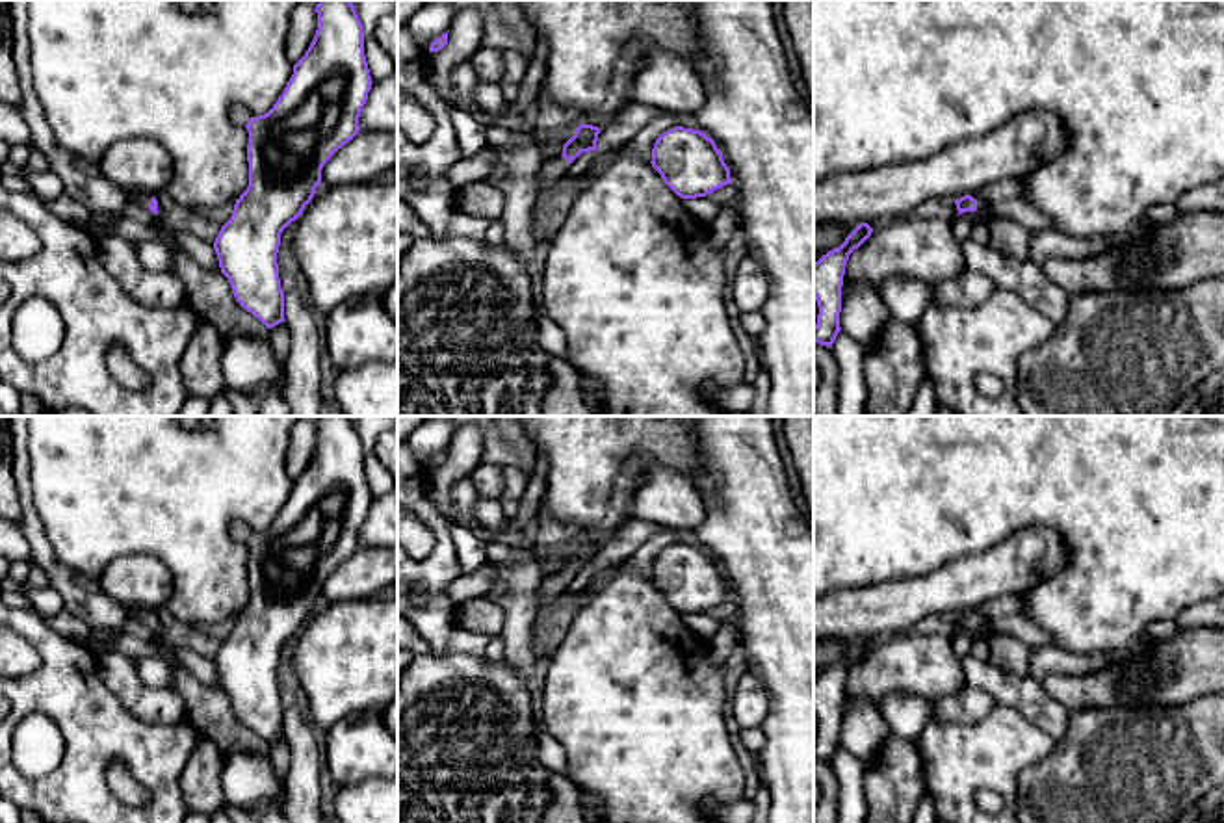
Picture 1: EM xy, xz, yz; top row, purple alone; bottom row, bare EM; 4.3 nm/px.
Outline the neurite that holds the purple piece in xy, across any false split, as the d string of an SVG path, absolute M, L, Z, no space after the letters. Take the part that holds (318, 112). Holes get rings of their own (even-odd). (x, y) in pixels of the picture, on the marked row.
M319 0L316 13L316 35L293 65L282 95L267 113L251 117L245 124L249 186L214 242L221 273L236 301L267 329L286 321L277 264L280 234L312 201L329 158L358 134L358 117L373 84L355 6L349 0Z

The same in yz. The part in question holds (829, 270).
M867 223L856 225L840 247L828 251L814 264L814 297L819 307L814 340L830 349L841 331L841 286L849 255L858 249L871 232L873 229Z

